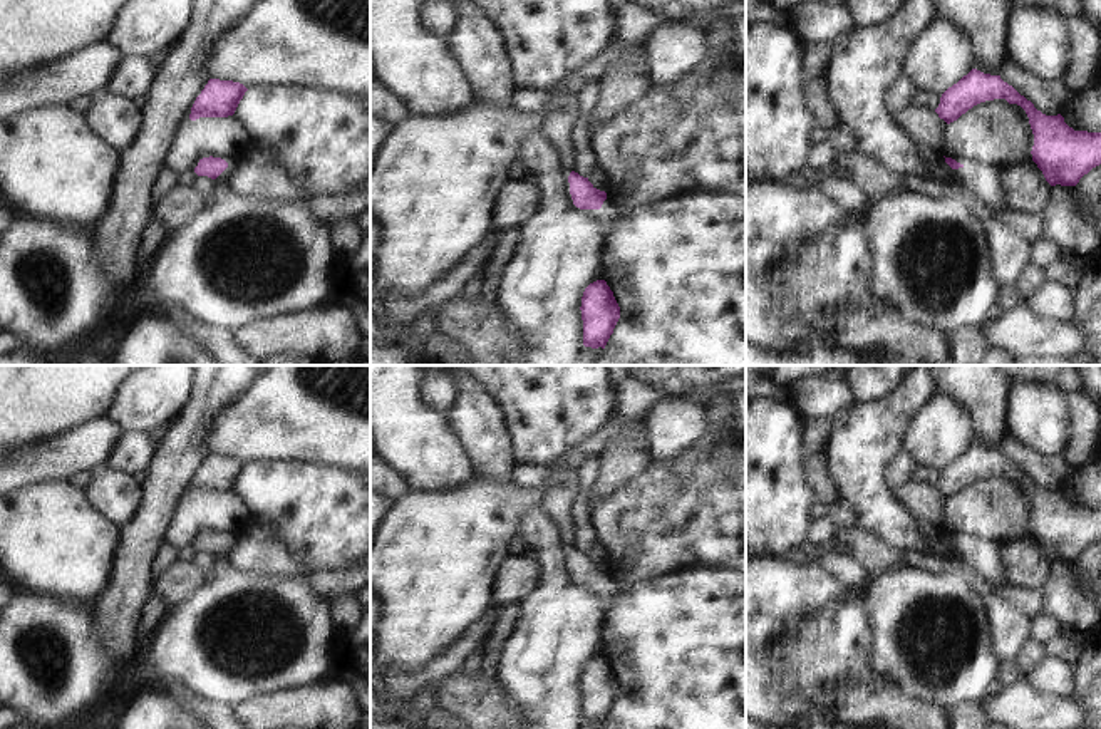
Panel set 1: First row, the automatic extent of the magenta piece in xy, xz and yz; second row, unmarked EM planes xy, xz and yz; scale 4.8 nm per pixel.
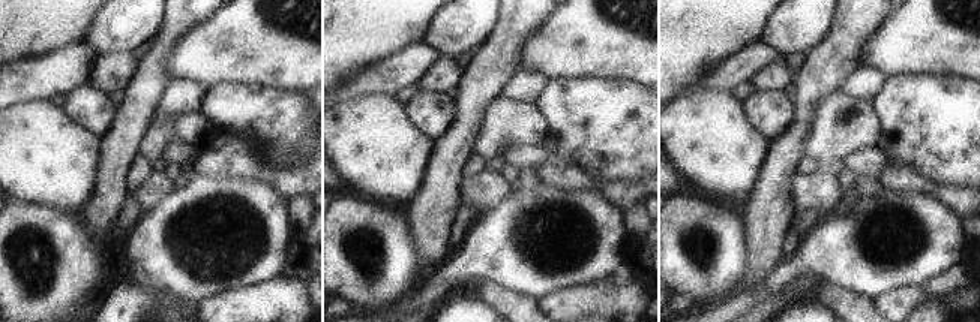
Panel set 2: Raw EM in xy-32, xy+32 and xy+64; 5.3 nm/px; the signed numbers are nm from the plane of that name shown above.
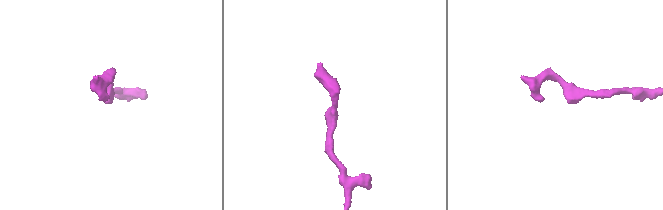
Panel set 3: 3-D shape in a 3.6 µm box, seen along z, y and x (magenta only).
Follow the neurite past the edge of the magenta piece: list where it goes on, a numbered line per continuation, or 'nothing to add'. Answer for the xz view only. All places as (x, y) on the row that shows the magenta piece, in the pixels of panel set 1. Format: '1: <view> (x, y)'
nothing to add

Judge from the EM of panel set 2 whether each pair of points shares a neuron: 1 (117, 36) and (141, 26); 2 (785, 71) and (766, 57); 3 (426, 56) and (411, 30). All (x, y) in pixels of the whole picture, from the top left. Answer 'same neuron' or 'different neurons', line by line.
1: same neuron
2: different neurons
3: different neurons

